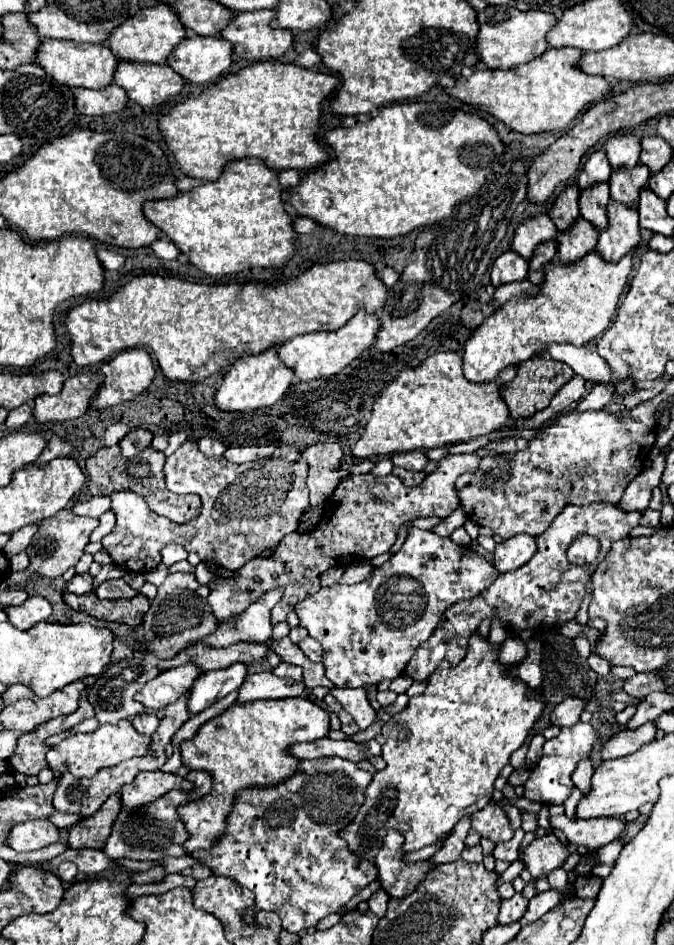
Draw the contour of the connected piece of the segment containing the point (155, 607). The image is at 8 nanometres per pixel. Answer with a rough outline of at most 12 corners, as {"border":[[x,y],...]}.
{"border":[[191,572],[169,574],[143,616],[141,646],[173,658],[217,630]]}

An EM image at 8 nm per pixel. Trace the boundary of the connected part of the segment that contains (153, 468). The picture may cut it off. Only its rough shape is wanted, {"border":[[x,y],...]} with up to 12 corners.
{"border":[[119,446],[87,458],[91,496],[131,490],[153,512],[185,524],[201,498],[167,490],[163,452],[129,460]]}

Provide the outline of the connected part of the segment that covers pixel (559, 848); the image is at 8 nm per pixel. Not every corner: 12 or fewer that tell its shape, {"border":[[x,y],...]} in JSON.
{"border":[[553,832],[535,838],[521,858],[533,876],[523,888],[531,900],[537,878],[569,858],[569,844]]}

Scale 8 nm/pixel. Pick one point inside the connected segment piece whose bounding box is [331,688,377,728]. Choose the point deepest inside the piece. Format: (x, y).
(354, 700)

